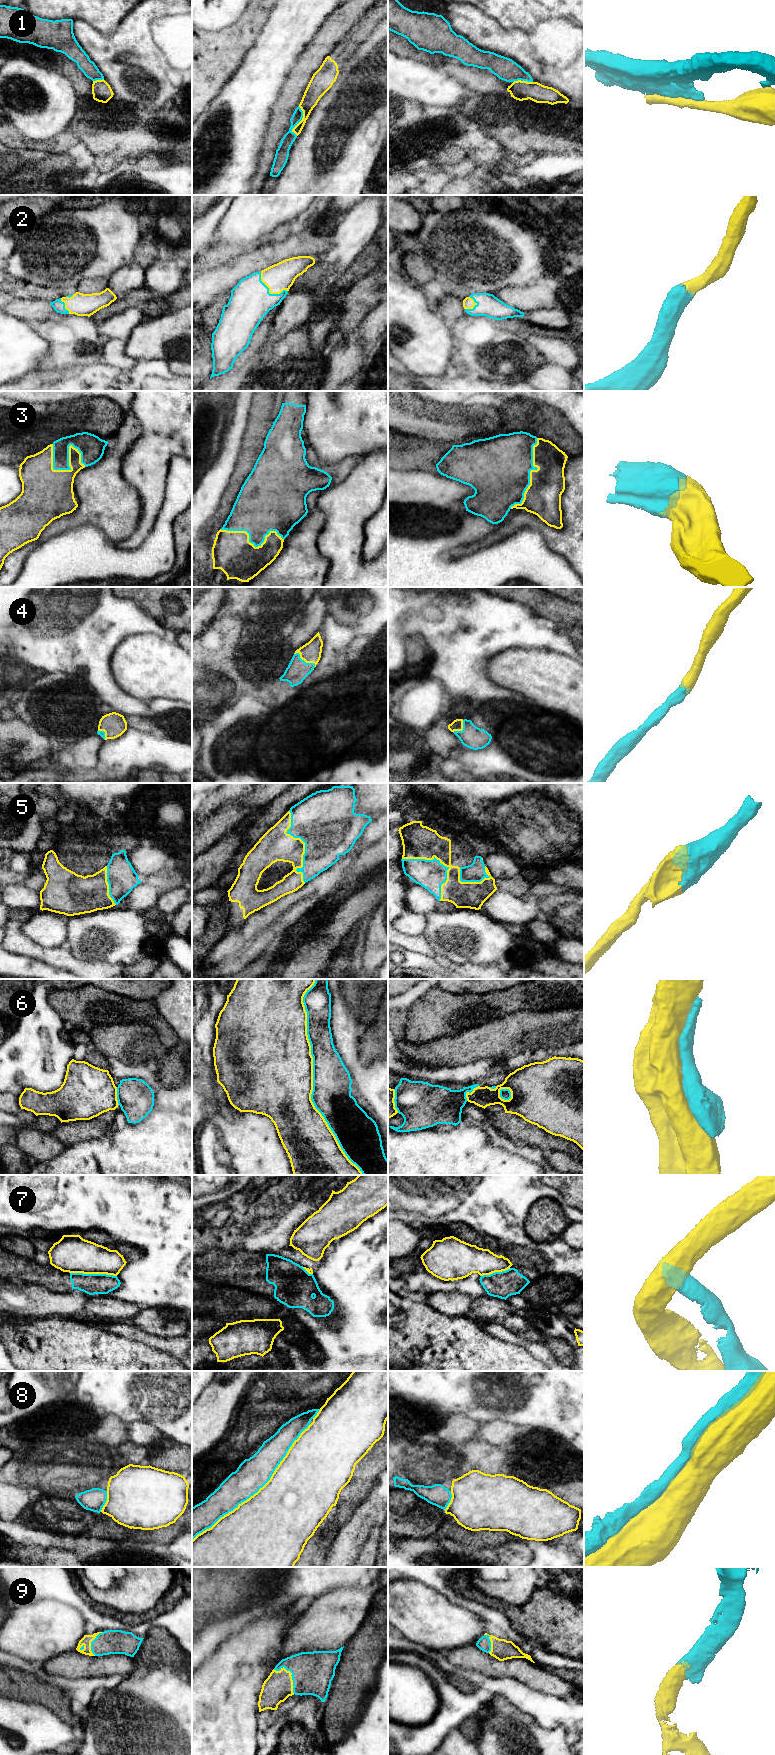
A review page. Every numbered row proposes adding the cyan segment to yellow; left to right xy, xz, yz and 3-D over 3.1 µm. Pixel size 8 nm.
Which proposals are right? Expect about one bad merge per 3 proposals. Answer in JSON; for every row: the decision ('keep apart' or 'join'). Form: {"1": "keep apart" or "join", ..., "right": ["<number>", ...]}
{"1": "keep apart", "2": "join", "3": "join", "4": "join", "5": "join", "6": "keep apart", "7": "keep apart", "8": "keep apart", "9": "join", "right": ["2", "3", "4", "5", "9"]}

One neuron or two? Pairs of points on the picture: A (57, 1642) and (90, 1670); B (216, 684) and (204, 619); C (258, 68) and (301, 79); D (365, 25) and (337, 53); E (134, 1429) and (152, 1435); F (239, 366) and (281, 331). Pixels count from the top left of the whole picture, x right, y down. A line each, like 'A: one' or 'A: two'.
A: two
B: two
C: two
D: one
E: one
F: two

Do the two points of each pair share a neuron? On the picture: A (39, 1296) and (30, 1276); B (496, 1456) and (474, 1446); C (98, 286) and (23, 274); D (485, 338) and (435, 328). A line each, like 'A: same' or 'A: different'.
A: different
B: same
C: different
D: different

